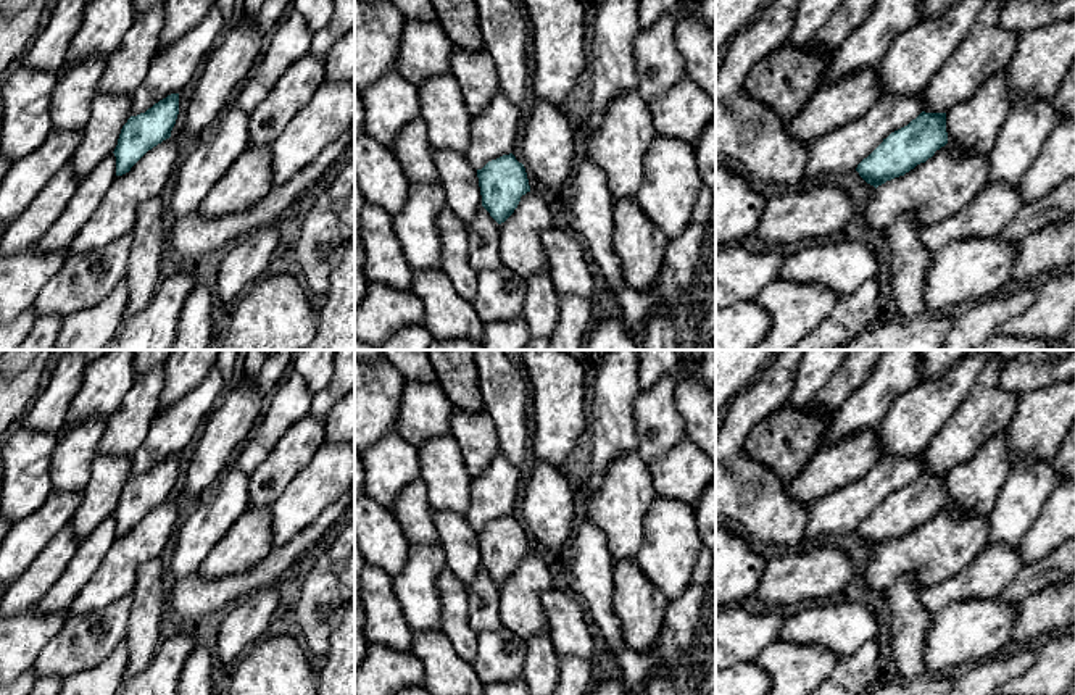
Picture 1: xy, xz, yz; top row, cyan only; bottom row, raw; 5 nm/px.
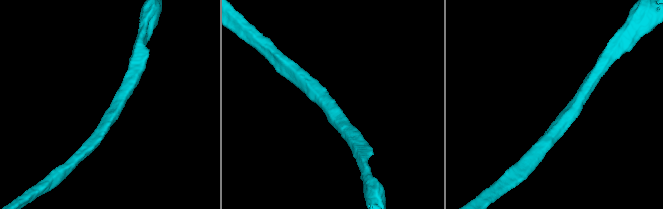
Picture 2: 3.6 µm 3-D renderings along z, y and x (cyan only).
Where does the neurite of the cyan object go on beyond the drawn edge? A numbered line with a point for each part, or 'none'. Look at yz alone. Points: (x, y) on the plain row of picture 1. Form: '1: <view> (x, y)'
none

